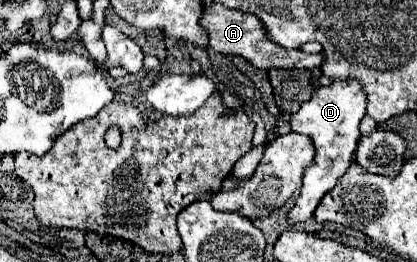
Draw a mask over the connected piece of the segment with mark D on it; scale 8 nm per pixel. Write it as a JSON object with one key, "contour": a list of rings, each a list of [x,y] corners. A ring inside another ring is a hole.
{"contour":[[[331,82],[329,88],[319,88],[317,94],[305,104],[301,104],[301,110],[291,116],[291,130],[299,134],[311,136],[315,144],[315,160],[309,170],[303,174],[303,188],[295,202],[295,206],[287,214],[287,224],[295,226],[313,216],[313,210],[317,208],[317,202],[323,194],[327,194],[337,180],[345,174],[345,170],[351,164],[351,156],[359,142],[359,122],[365,116],[365,94],[359,86],[359,82]]]}

